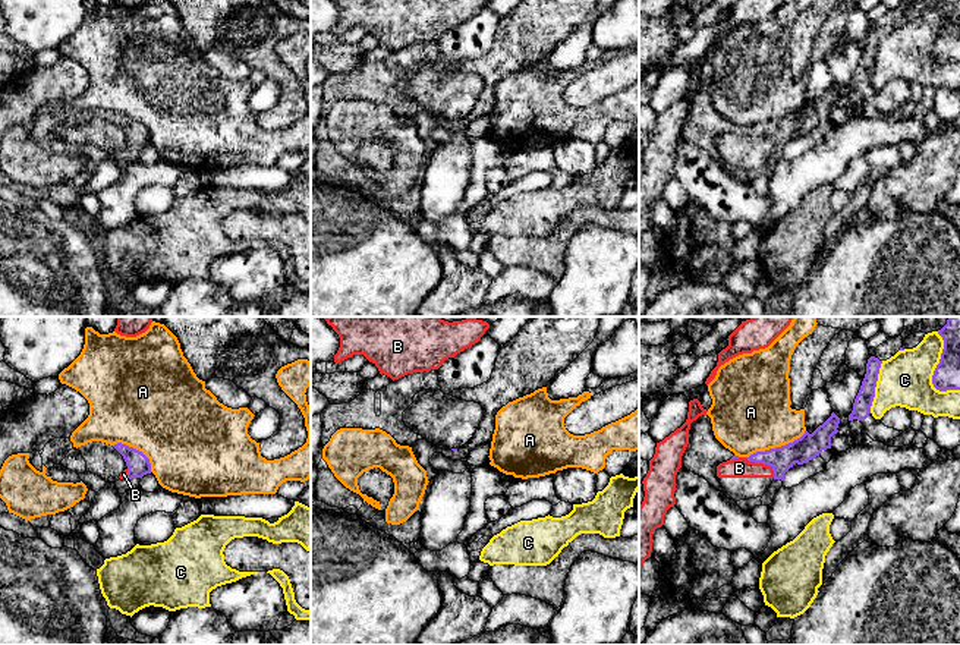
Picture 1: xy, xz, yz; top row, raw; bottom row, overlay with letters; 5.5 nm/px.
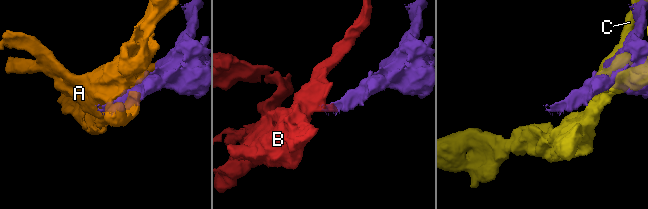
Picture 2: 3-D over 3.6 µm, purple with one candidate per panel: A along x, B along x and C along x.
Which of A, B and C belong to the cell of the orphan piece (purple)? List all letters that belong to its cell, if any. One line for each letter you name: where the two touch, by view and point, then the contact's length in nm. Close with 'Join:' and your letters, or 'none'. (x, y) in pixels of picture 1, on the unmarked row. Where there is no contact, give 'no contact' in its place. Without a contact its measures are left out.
Join: none

